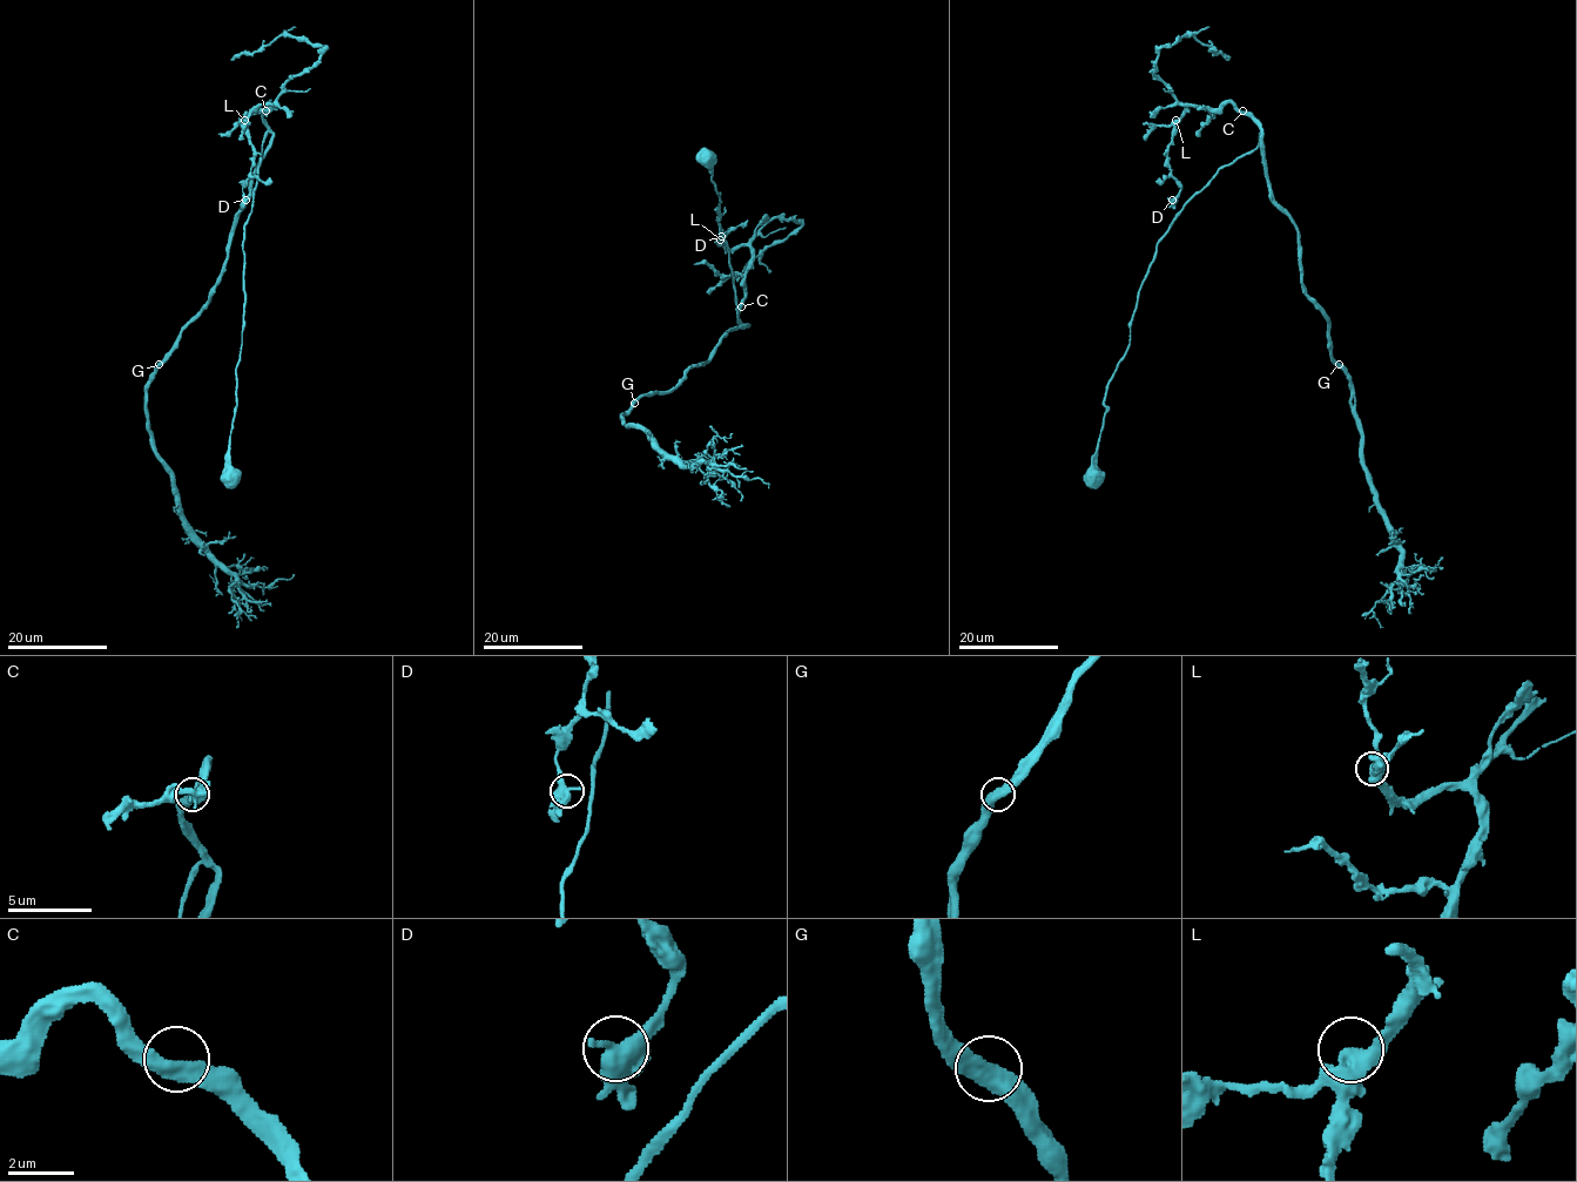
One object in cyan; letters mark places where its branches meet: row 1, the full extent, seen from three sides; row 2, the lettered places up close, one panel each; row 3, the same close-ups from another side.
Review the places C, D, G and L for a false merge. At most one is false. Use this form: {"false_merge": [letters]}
{"false_merge": []}

